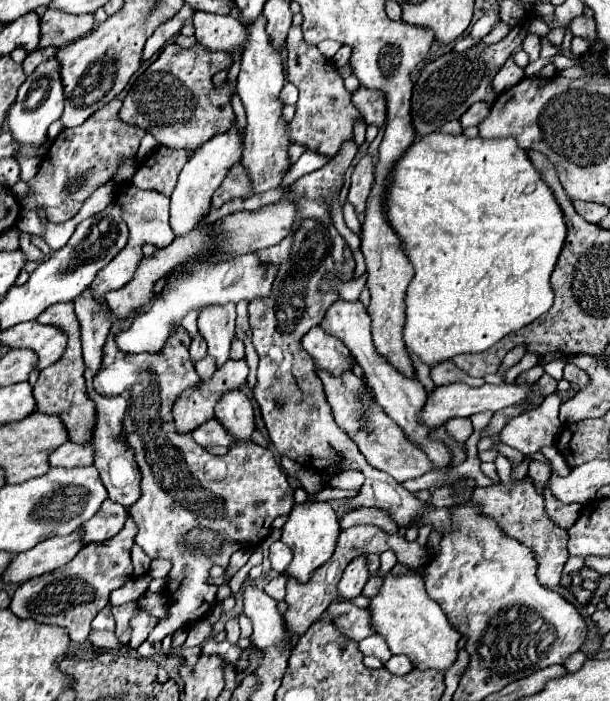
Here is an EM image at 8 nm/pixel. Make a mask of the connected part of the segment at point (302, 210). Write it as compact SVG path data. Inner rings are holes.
M293 198L299 208L299 226L291 236L285 236L277 246L263 248L263 252L255 252L261 264L279 266L275 284L271 286L271 296L267 300L253 300L249 304L249 326L251 326L251 342L259 356L257 368L257 384L253 388L255 400L261 406L265 426L269 428L269 440L277 454L285 454L293 462L325 466L333 460L341 460L341 468L361 470L365 474L365 484L361 494L349 498L347 504L351 508L369 506L391 512L395 524L399 528L423 526L431 524L437 532L447 532L451 528L451 516L447 508L429 508L427 504L411 496L399 482L395 482L385 472L379 472L367 464L355 442L335 424L331 406L327 404L321 380L313 370L313 362L307 352L299 348L299 340L313 326L319 326L323 320L321 300L323 292L319 292L319 280L333 272L333 242L339 232L333 226L333 218L329 214L327 200L307 200ZM279 400L279 404L275 402ZM421 516L421 522L415 518Z

